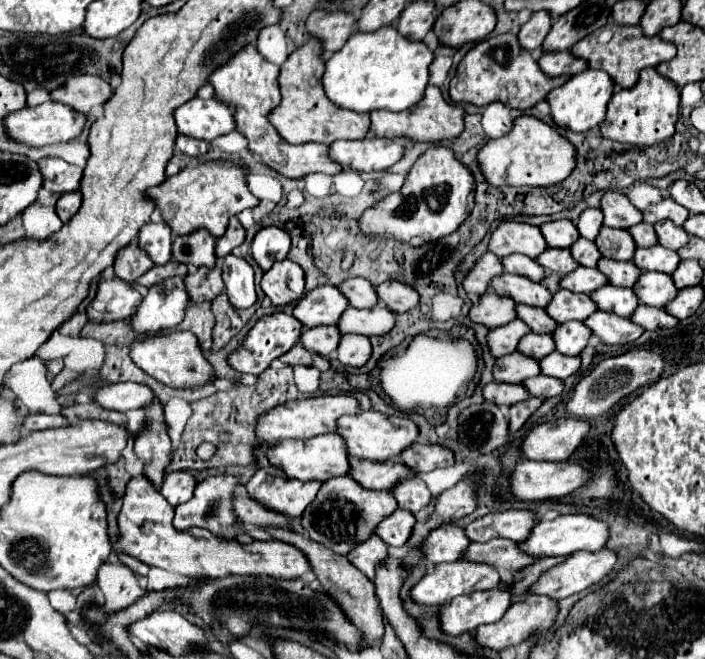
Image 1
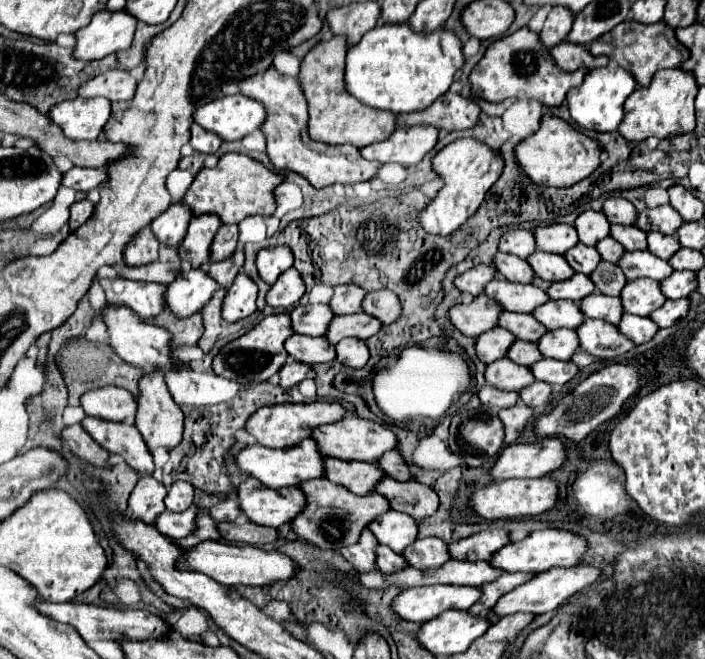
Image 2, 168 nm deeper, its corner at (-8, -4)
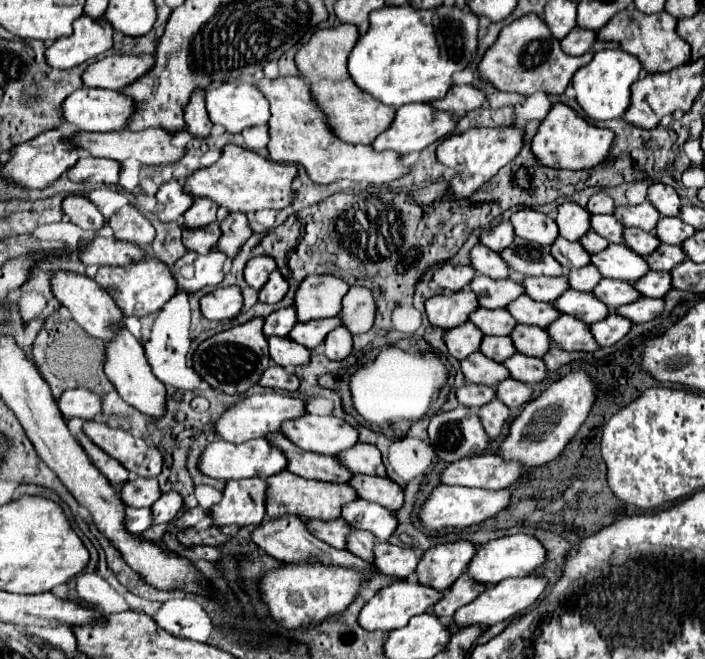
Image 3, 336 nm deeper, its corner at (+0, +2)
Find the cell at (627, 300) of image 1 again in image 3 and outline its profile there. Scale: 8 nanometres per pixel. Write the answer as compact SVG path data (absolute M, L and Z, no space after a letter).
M568 290L568 292L564 292L564 296L560 296L560 300L554 302L554 306L562 314L576 316L576 318L584 320L586 324L600 322L600 320L604 320L608 316L606 304L602 304L600 300L596 300L596 296L592 296L588 292L580 292L580 290Z

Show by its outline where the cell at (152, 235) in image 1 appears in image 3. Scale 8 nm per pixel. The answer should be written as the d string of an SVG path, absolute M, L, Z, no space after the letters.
M176 180L162 184L156 200L158 202L154 208L154 216L162 222L176 222L192 206L192 196L188 196Z

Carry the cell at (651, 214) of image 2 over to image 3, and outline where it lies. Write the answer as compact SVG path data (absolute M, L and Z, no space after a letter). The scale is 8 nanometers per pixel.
M650 202L638 204L638 206L618 206L614 216L624 224L624 226L634 226L642 228L646 232L654 232L656 222L662 218L660 212Z

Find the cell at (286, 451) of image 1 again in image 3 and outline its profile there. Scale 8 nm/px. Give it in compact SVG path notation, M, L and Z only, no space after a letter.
M266 438L250 440L244 444L232 444L226 440L216 440L216 442L206 446L206 450L200 456L200 464L198 464L198 468L204 474L218 478L218 480L226 480L226 482L228 480L240 480L240 478L254 478L254 476L268 478L268 476L274 476L274 474L286 470L286 466L288 466L288 458L284 456L284 452L280 448L276 448Z

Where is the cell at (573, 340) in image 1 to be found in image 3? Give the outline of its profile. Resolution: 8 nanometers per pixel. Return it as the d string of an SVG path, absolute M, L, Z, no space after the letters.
M518 324L510 334L510 338L516 344L518 352L536 358L544 358L552 346L552 338L544 328L536 328L528 324Z

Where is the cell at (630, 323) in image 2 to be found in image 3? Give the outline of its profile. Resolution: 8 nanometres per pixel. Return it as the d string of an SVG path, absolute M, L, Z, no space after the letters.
M612 312L604 320L600 320L596 324L590 324L590 328L592 328L592 334L596 336L598 344L612 346L630 332L632 322L628 318L624 318L624 316L618 316L616 312Z

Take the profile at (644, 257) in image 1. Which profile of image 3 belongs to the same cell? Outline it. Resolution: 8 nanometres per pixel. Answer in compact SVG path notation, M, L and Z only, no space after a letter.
M610 244L604 252L592 254L592 264L600 270L604 278L636 282L646 272L650 272L648 262L632 252L626 244Z

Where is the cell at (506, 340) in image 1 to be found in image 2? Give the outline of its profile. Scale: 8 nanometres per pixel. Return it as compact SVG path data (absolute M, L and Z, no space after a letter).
M492 328L492 330L486 330L484 334L480 334L476 338L476 354L478 358L484 362L484 364L490 364L494 360L500 360L506 356L510 344L514 342L516 338L504 330L504 328Z

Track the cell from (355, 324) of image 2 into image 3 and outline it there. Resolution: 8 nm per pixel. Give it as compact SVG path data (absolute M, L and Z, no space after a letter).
M340 316L320 318L320 320L310 320L310 322L296 324L296 328L292 328L292 332L288 336L292 340L298 340L298 344L304 344L310 350L316 350L324 344L324 338L328 336L328 332L332 332L338 326L342 326Z

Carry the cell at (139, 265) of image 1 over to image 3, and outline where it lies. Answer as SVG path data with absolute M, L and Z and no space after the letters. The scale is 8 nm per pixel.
M132 204L120 208L108 220L108 226L114 230L114 238L122 240L122 242L132 242L136 246L148 248L154 240L152 224Z

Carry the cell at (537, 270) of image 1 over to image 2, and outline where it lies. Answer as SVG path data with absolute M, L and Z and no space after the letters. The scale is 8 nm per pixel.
M494 254L492 258L492 266L496 268L496 272L510 280L510 282L520 282L520 284L530 284L532 278L534 278L534 272L532 268L528 266L526 260L522 258L516 258L516 256L508 256L508 254Z

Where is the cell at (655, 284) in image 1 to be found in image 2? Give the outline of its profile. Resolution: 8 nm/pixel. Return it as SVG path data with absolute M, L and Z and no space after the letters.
M650 278L626 282L624 290L620 292L620 300L624 302L624 312L638 316L648 316L666 302L658 282Z

